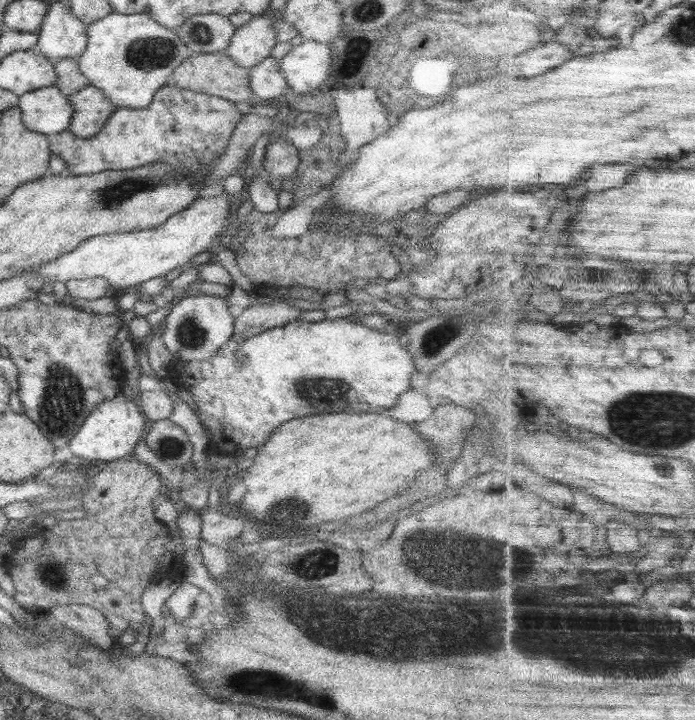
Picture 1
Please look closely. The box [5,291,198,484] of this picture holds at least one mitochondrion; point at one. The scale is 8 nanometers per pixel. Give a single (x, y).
(64, 398)

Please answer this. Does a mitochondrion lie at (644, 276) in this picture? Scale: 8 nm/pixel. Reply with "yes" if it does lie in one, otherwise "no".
no

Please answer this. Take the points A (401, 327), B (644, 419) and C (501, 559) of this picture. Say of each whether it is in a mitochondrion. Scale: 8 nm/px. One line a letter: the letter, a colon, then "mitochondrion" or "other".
A: other
B: mitochondrion
C: mitochondrion

